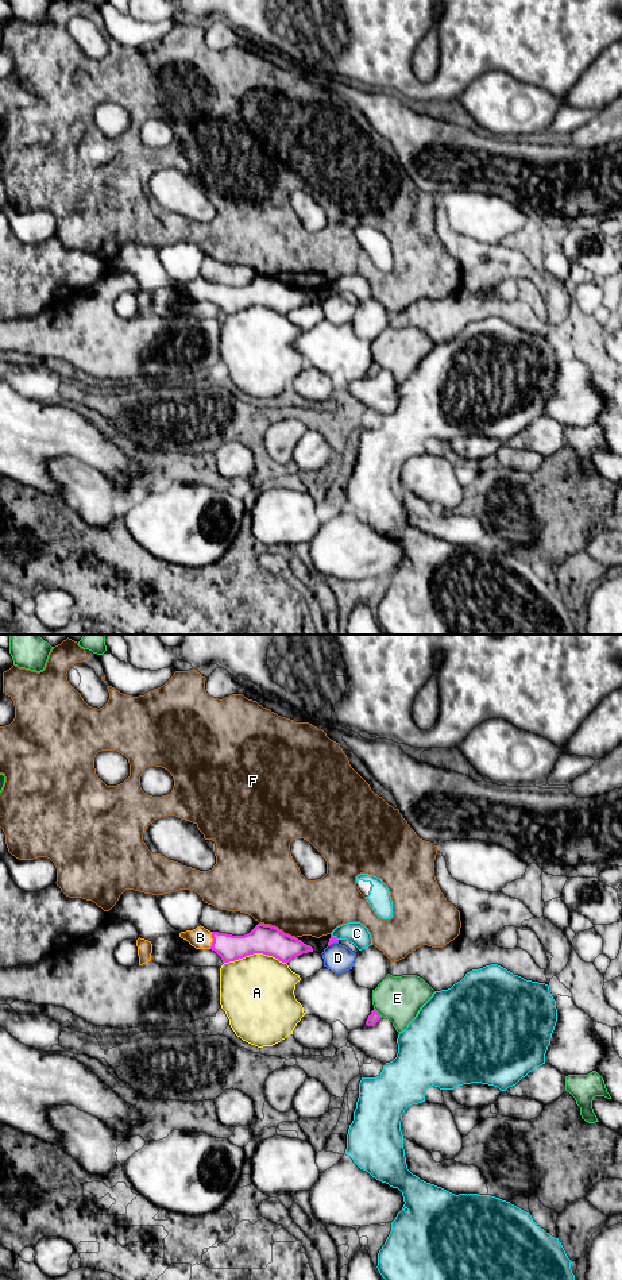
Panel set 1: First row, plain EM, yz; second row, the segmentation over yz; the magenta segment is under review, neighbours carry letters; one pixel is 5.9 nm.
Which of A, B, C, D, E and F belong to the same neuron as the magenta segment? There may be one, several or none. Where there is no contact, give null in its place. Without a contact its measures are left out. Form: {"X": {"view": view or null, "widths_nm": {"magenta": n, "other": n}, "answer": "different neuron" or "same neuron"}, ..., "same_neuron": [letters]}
{"A": {"view": "yz", "widths_nm": {"magenta": 180, "other": 440}, "answer": "different neuron"}, "B": {"view": "yz", "widths_nm": {"magenta": 160, "other": 130}, "answer": "same neuron"}, "C": {"view": "yz", "widths_nm": {"magenta": 40, "other": 130}, "answer": "different neuron"}, "D": {"view": "yz", "widths_nm": {"magenta": 40, "other": 170}, "answer": "different neuron"}, "E": {"view": "yz", "widths_nm": {"magenta": 70, "other": 280}, "answer": "different neuron"}, "F": {"view": "yz", "widths_nm": {"magenta": 180, "other": 400}, "answer": "different neuron"}, "same_neuron": ["B"]}

